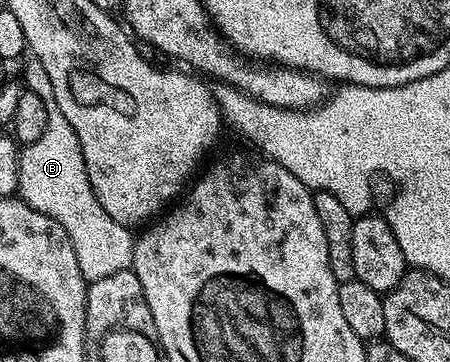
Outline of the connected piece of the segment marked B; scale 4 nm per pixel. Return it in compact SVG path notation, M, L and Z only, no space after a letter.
M35 59L29 60L24 69L23 84L34 95L46 103L46 131L34 143L20 149L20 166L18 167L18 197L25 201L34 211L42 211L50 219L62 223L66 235L74 243L74 255L78 255L78 267L85 281L91 283L98 279L106 279L106 275L114 275L114 271L122 271L132 264L132 242L134 233L129 226L114 223L106 211L102 211L102 203L98 203L98 195L90 187L90 179L86 175L86 159L82 159L82 143L78 143L78 135L74 135L74 127L66 123L66 115L58 111L58 103L54 99L54 87L50 87L50 78L46 75L46 67Z

